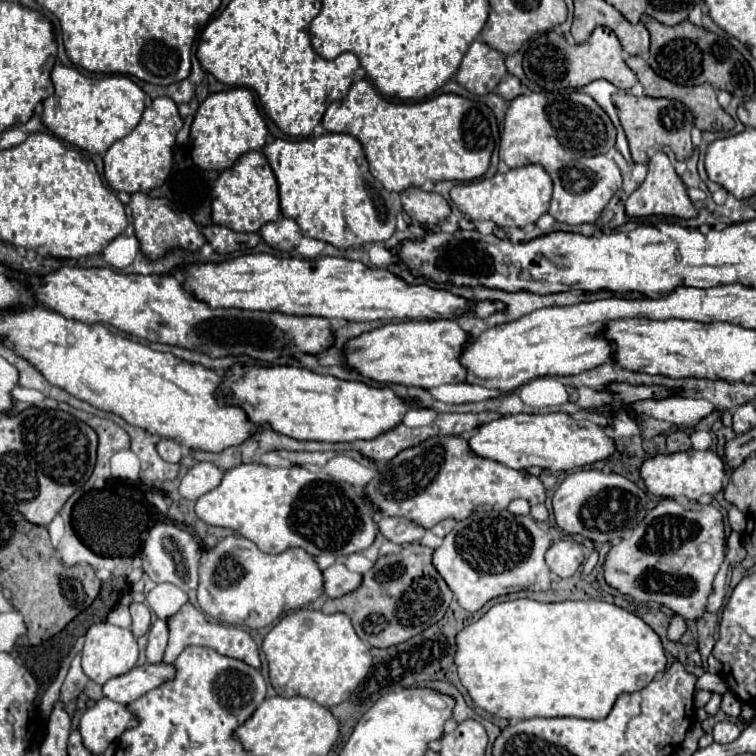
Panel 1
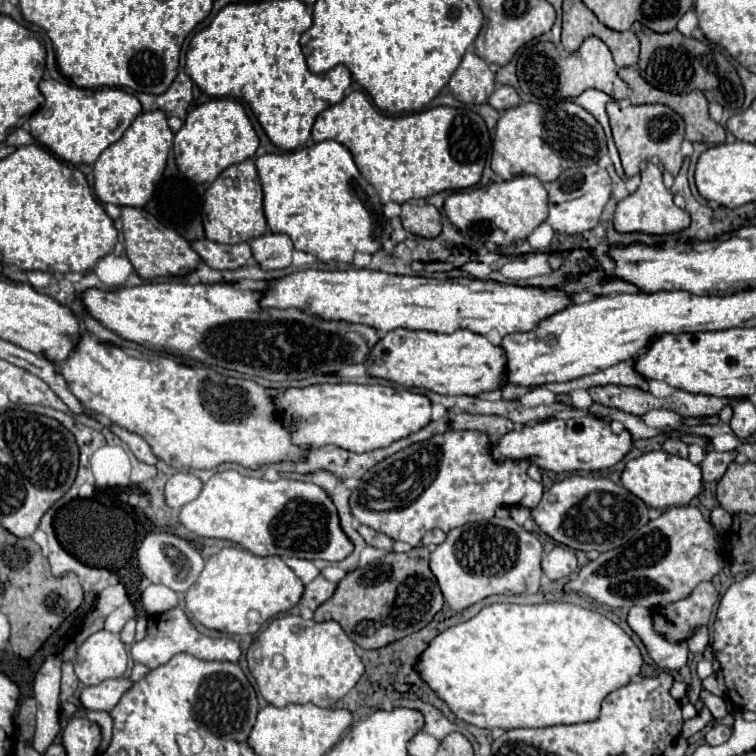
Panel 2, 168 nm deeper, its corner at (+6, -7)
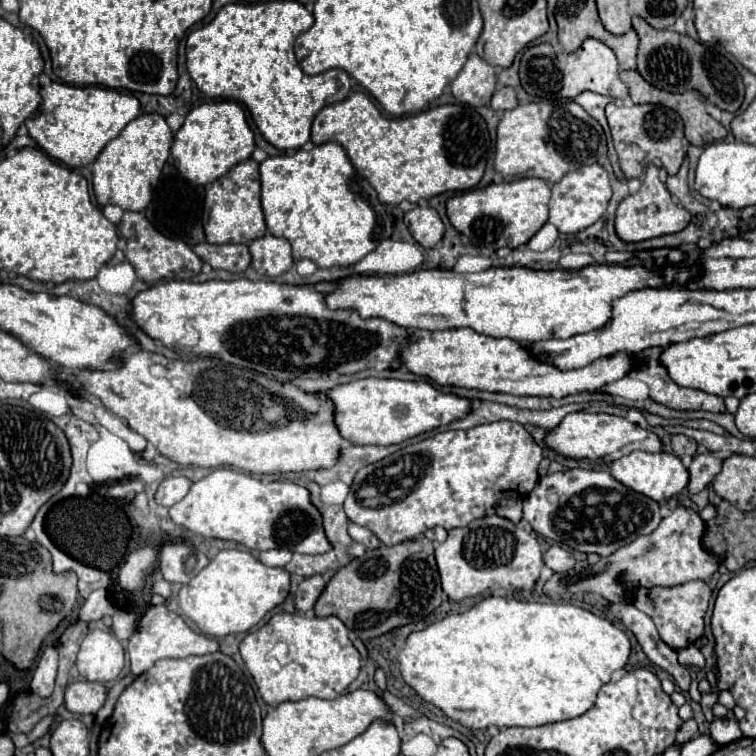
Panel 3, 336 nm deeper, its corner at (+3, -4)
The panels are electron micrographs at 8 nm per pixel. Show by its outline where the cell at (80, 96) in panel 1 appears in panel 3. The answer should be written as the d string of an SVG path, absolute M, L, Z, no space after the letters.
M53 81L41 87L41 97L41 109L37 111L37 115L29 117L25 125L29 129L29 135L49 157L59 159L69 167L83 167L93 163L101 149L141 113L141 105L135 95L105 87L75 87Z

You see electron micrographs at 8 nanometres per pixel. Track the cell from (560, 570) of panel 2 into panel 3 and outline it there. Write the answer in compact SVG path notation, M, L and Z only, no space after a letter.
M553 545L545 553L545 565L549 569L553 569L555 573L561 573L561 571L569 571L575 565L575 559L571 557L571 553L567 549L563 549L559 545Z

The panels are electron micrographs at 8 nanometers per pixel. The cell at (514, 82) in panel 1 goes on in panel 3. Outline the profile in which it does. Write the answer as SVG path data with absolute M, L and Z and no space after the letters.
M499 87L495 91L495 95L491 97L489 105L495 109L495 111L507 111L507 109L513 109L517 107L517 93L513 87Z

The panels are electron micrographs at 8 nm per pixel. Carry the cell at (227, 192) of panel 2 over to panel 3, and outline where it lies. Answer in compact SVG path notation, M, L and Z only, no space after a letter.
M247 159L229 169L227 175L217 179L211 189L207 189L205 205L209 209L209 221L205 225L207 243L249 243L267 233L267 225L261 211L261 181L259 163Z

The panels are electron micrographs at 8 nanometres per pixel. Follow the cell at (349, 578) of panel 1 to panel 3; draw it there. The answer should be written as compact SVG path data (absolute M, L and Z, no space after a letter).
M313 575L307 577L303 583L299 583L297 593L295 593L295 607L299 613L305 613L307 609L313 609L319 595L323 593L323 587L327 585L327 581L321 575Z

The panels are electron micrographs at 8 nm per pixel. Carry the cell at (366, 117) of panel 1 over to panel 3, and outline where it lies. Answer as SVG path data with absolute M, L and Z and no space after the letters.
M353 93L351 97L323 107L311 129L311 141L315 145L337 141L345 147L355 169L373 185L381 203L399 205L401 201L417 203L419 199L431 199L445 191L467 191L473 189L485 171L487 155L491 149L489 131L485 119L469 105L441 105L417 115L387 119L375 107L375 103L365 93Z

